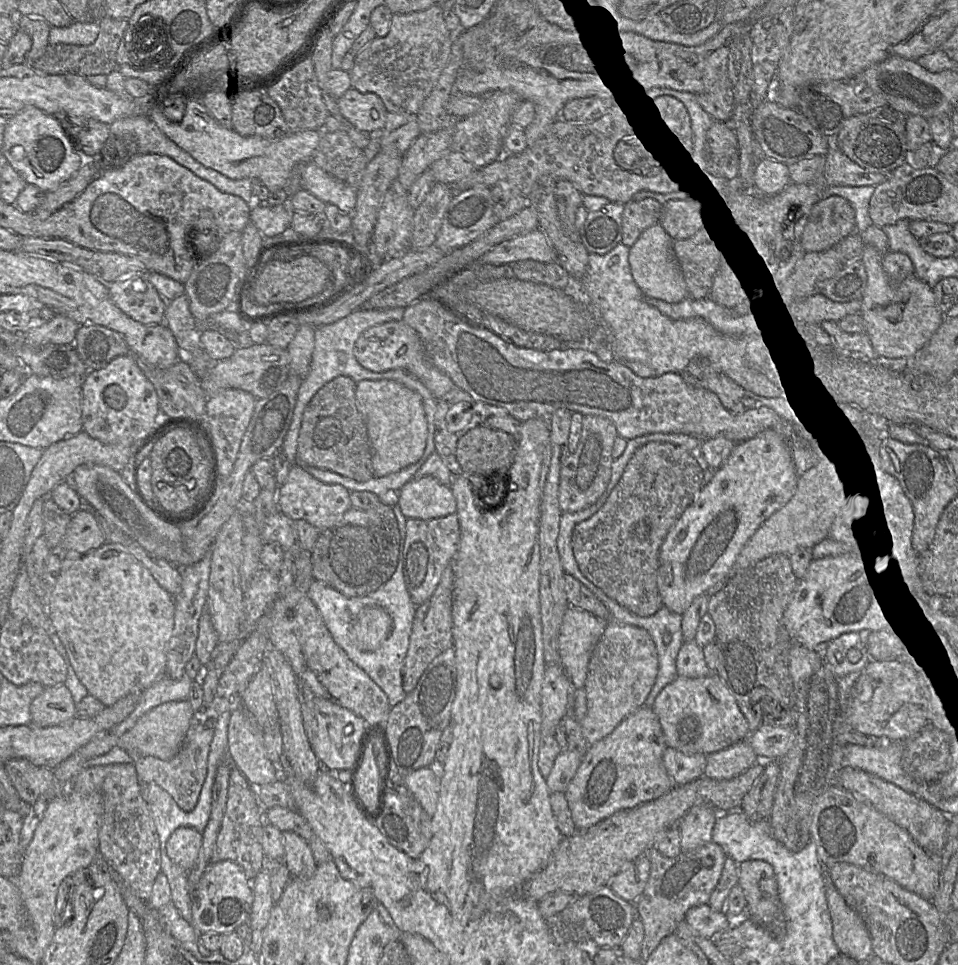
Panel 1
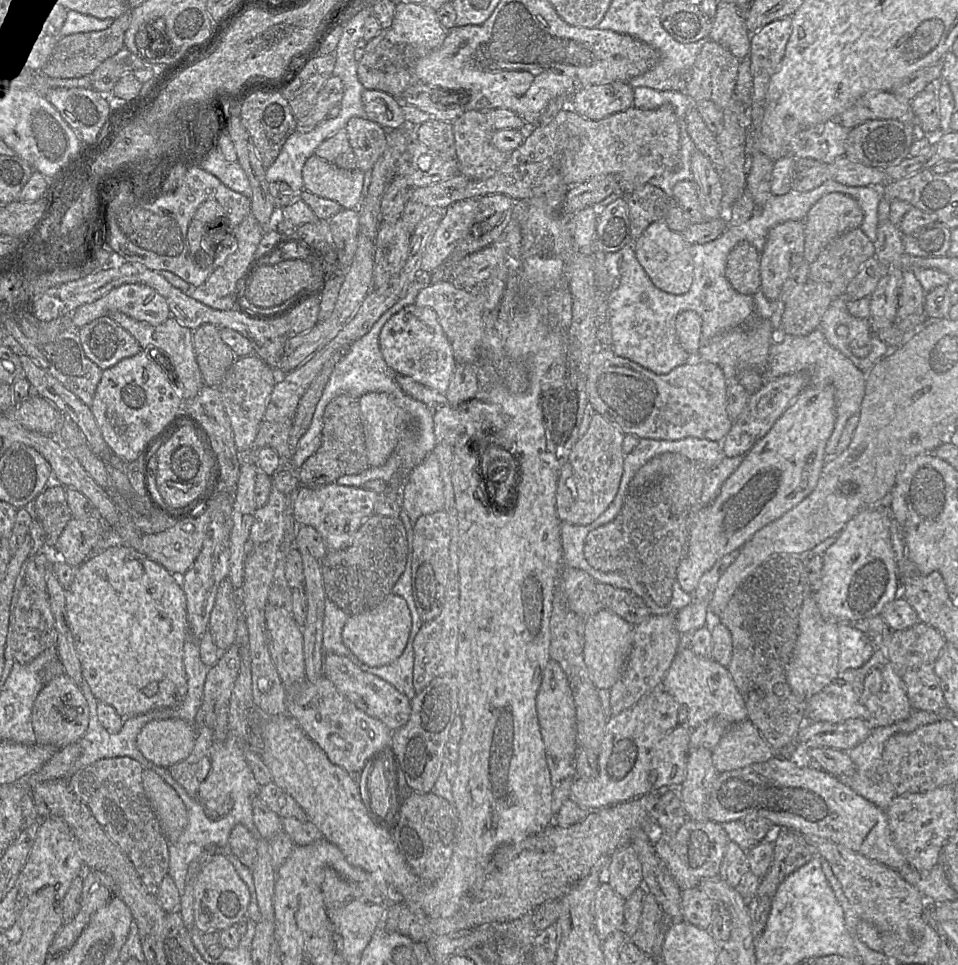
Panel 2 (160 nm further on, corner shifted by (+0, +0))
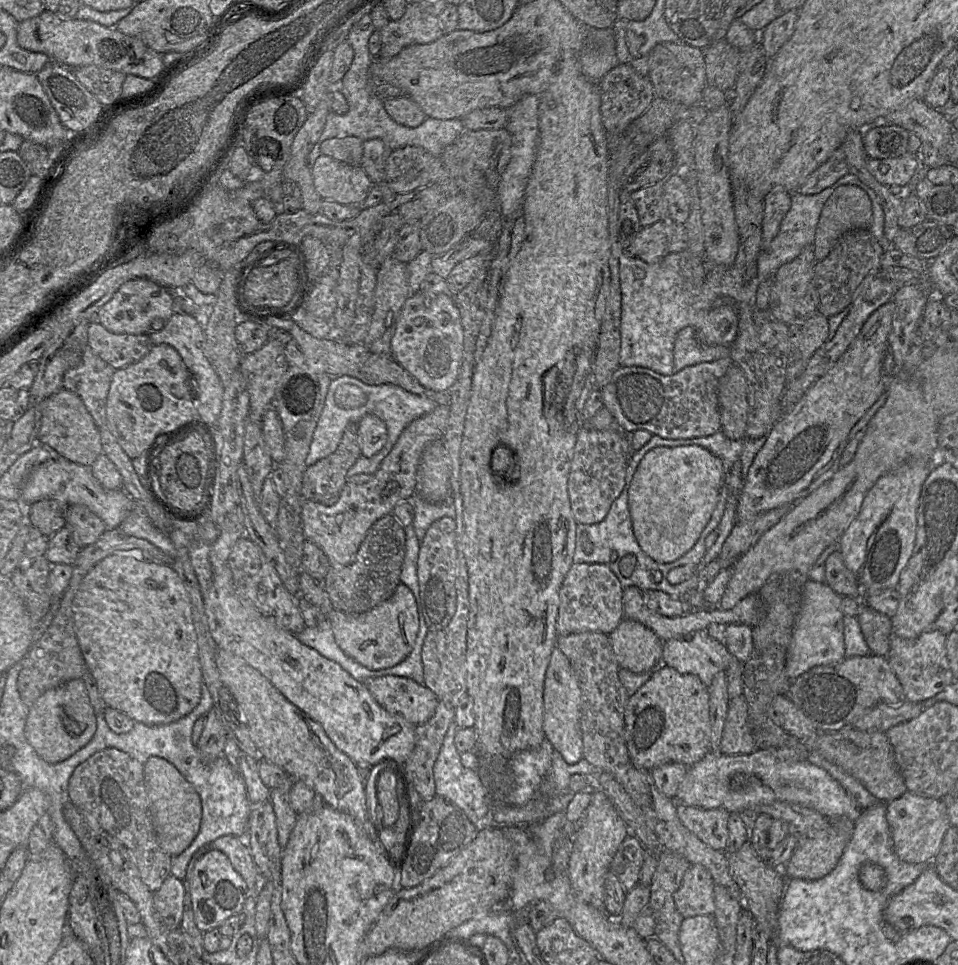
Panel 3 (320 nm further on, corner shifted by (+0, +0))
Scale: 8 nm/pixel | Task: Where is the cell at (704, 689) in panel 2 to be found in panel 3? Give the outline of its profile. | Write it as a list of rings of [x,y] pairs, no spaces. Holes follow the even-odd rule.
[[[707,630],[662,643],[662,664],[698,676],[707,687],[718,672],[727,670],[732,658],[725,644],[710,637]]]

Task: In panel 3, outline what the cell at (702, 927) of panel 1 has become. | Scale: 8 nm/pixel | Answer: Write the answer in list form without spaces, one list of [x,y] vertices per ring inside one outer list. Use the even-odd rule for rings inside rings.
[[[701,864],[690,865],[681,886],[674,894],[674,901],[683,918],[713,915],[715,883],[711,873]]]

